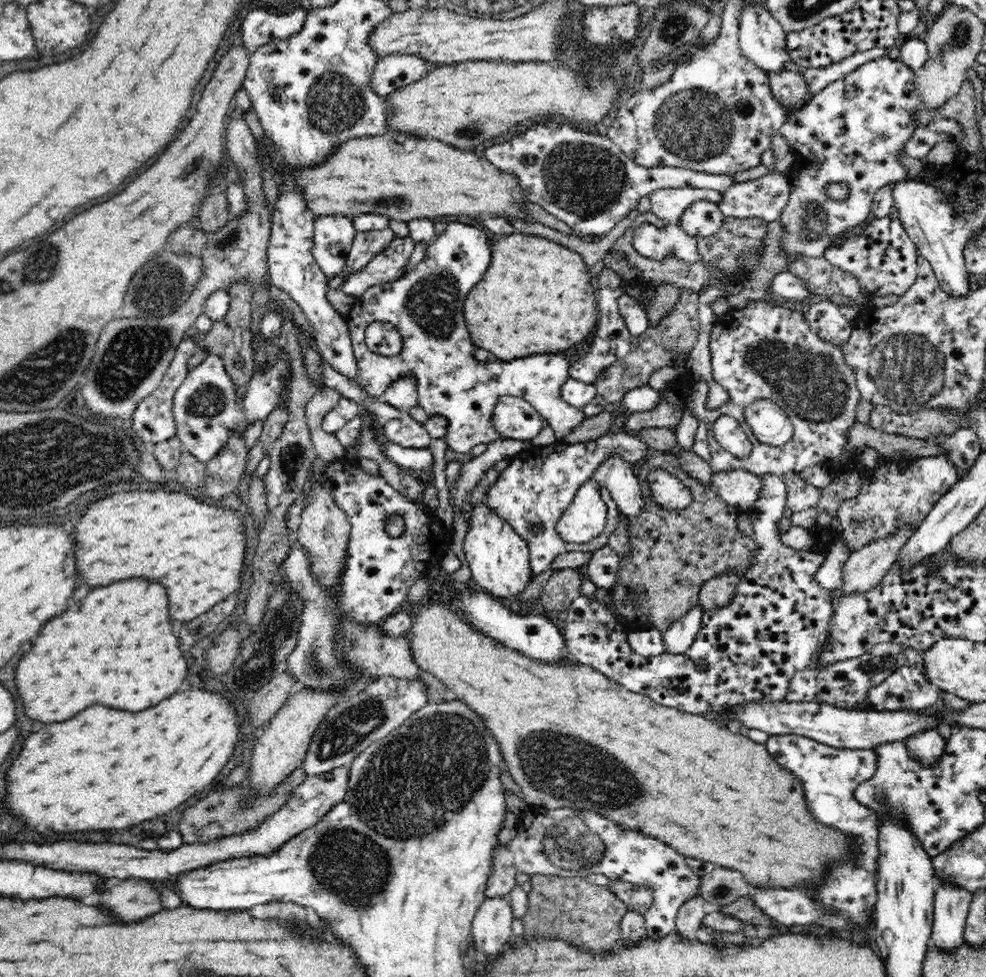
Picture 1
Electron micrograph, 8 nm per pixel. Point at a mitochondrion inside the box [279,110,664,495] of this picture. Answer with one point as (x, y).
(585, 180)

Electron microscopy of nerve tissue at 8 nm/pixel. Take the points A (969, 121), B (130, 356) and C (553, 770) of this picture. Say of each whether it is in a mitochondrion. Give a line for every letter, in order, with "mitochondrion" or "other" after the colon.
A: other
B: mitochondrion
C: mitochondrion

